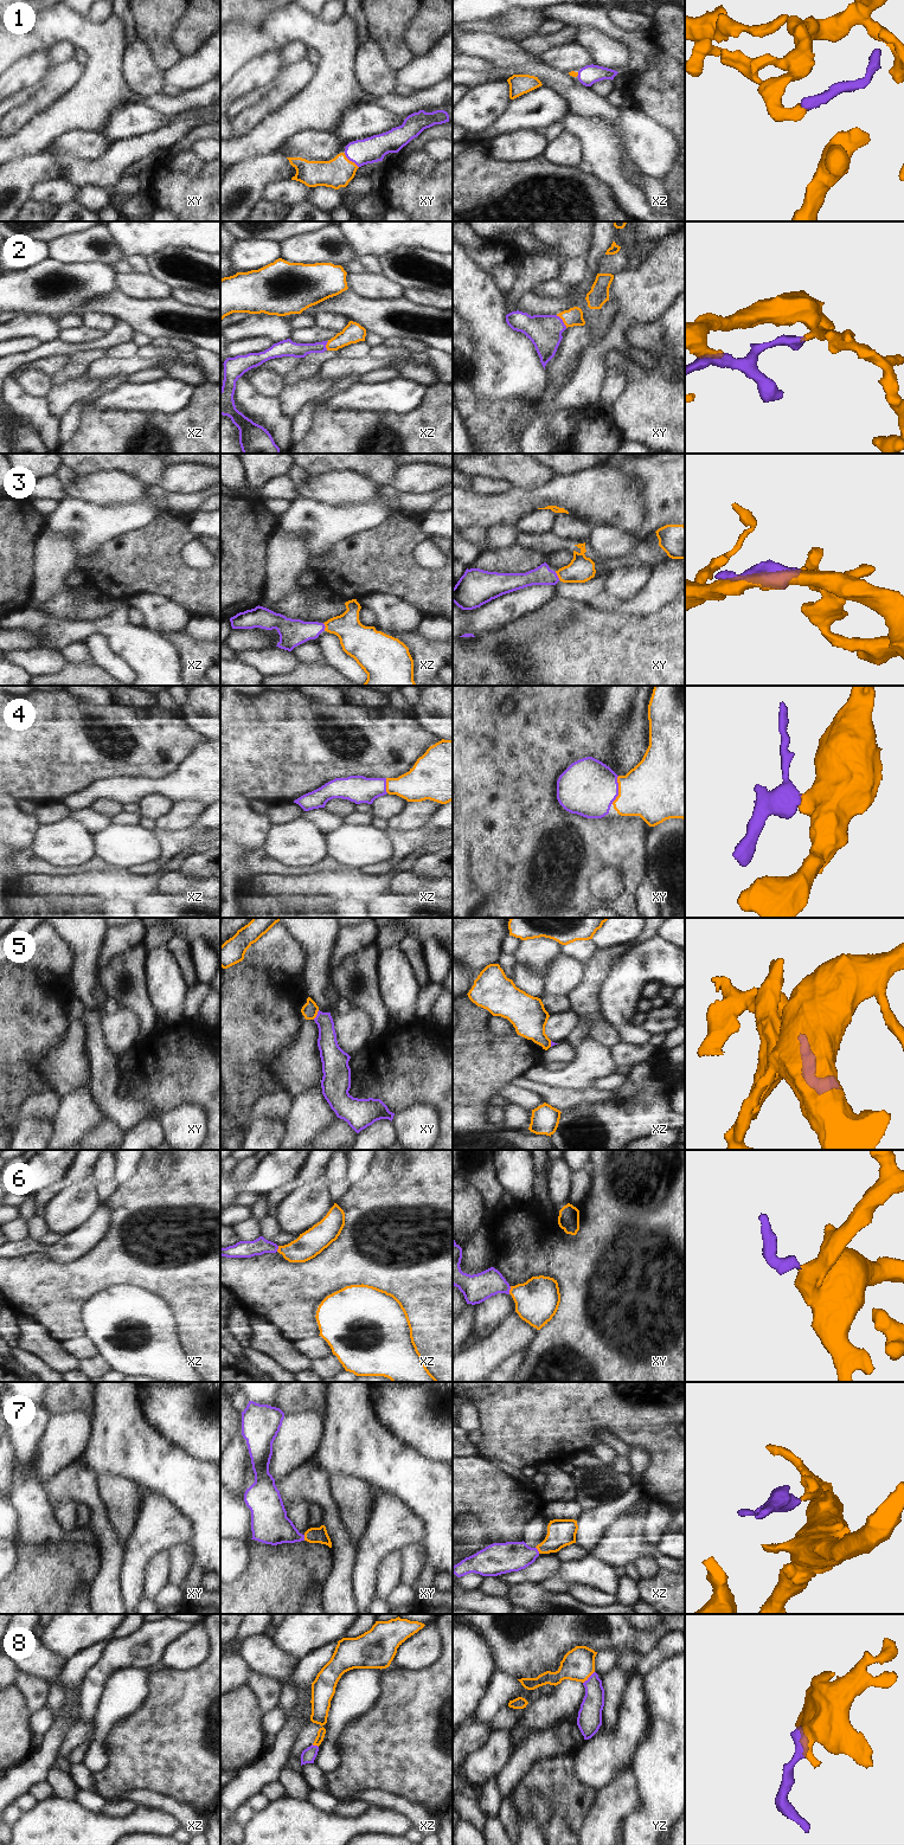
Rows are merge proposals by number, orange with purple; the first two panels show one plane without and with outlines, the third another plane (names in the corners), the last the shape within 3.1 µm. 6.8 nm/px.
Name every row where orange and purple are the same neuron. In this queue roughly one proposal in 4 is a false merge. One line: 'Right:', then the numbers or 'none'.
Right: 1, 2, 3, 4, 6, 7, 8

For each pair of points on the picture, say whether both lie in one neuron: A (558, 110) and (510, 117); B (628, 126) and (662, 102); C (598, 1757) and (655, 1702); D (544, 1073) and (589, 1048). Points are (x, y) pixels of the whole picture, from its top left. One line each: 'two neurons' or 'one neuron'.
A: one neuron
B: two neurons
C: two neurons
D: one neuron

